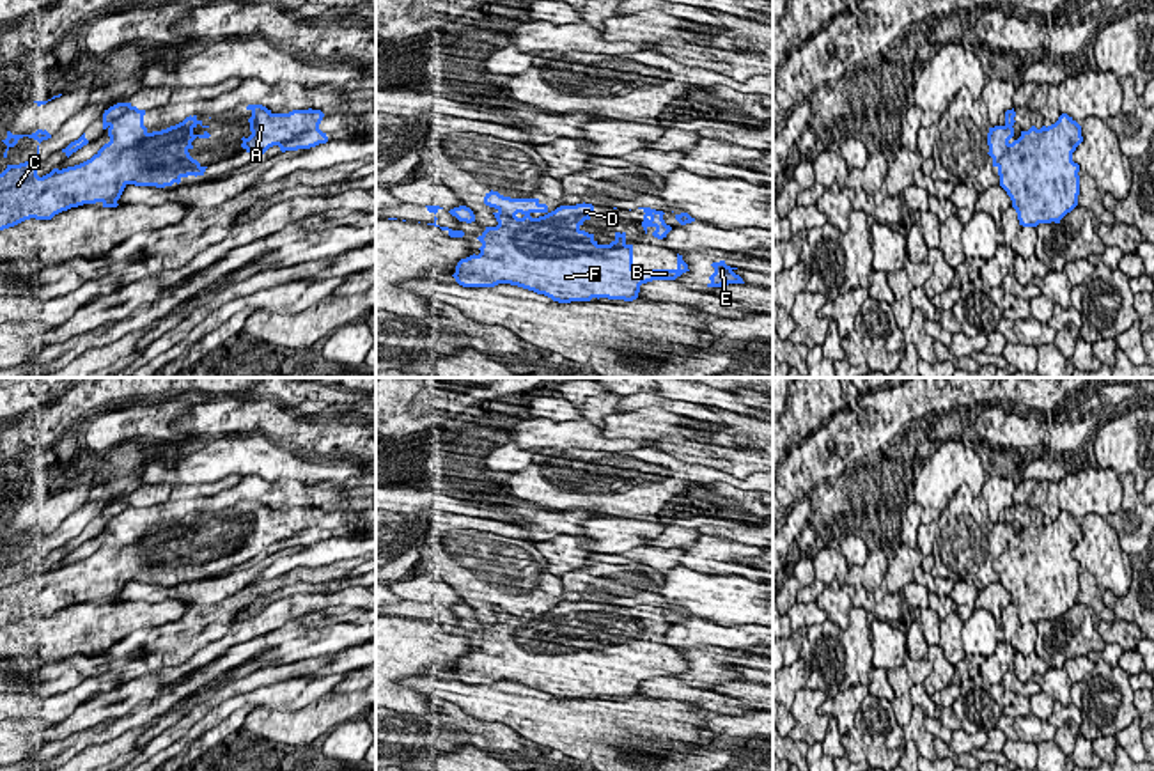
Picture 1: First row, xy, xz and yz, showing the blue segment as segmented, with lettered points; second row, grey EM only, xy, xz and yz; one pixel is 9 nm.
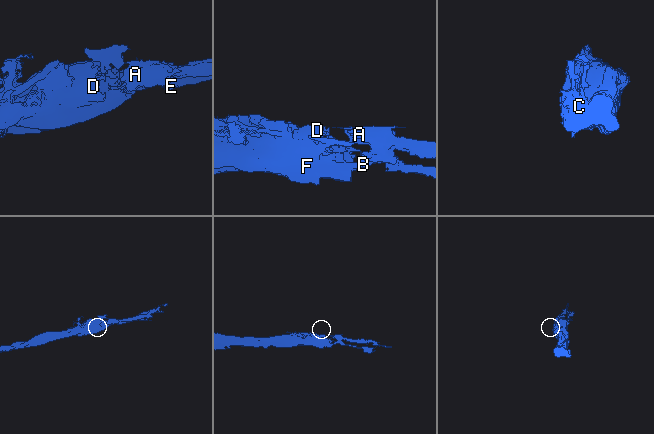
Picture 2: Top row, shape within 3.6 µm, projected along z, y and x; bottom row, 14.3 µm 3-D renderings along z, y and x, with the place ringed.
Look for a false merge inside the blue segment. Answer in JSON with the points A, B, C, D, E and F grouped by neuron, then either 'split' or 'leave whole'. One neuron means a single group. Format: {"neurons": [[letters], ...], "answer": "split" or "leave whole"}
{"neurons": [["A", "B", "C", "D", "E", "F"]], "answer": "leave whole"}

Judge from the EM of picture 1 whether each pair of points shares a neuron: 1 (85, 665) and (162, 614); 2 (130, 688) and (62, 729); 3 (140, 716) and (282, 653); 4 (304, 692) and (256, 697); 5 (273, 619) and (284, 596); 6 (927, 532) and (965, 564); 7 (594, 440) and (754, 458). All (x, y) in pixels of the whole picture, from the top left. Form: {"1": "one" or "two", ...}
{"1": "two", "2": "one", "3": "two", "4": "one", "5": "one", "6": "two", "7": "two"}

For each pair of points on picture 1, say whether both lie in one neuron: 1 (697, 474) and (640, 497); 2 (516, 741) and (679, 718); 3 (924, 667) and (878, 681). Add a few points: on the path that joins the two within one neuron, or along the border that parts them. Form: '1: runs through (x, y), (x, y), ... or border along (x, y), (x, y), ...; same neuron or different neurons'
1: runs through (683, 475), (654, 486); same neuron
2: border along (486, 720), (506, 724), (525, 739); different neurons
3: border along (885, 670), (892, 690), (890, 702); different neurons

